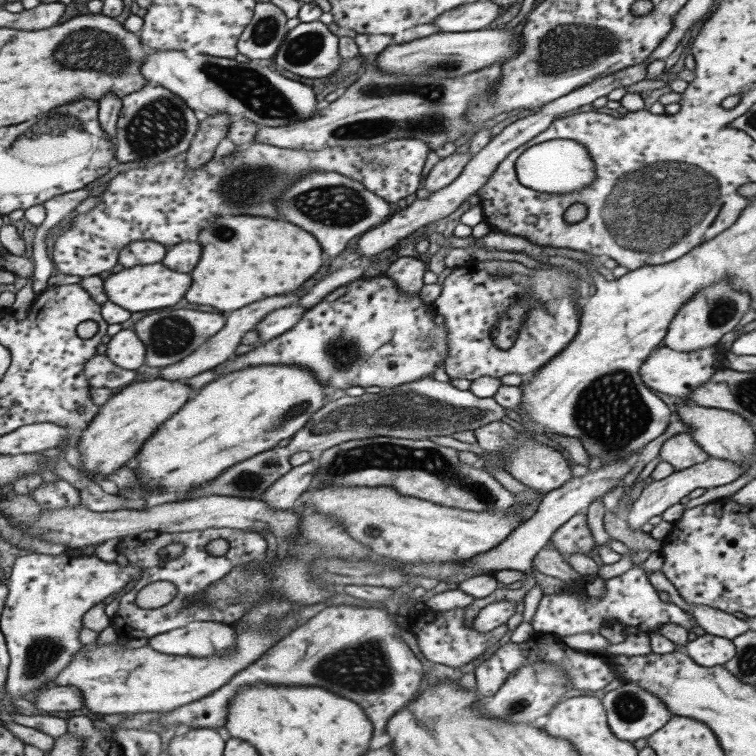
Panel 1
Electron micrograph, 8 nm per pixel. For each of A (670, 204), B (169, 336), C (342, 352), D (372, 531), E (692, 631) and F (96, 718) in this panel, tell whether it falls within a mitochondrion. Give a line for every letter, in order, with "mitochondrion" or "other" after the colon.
A: mitochondrion
B: mitochondrion
C: mitochondrion
D: other
E: other
F: other

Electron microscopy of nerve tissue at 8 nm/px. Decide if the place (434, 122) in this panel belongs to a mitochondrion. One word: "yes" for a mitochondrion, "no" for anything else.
yes

